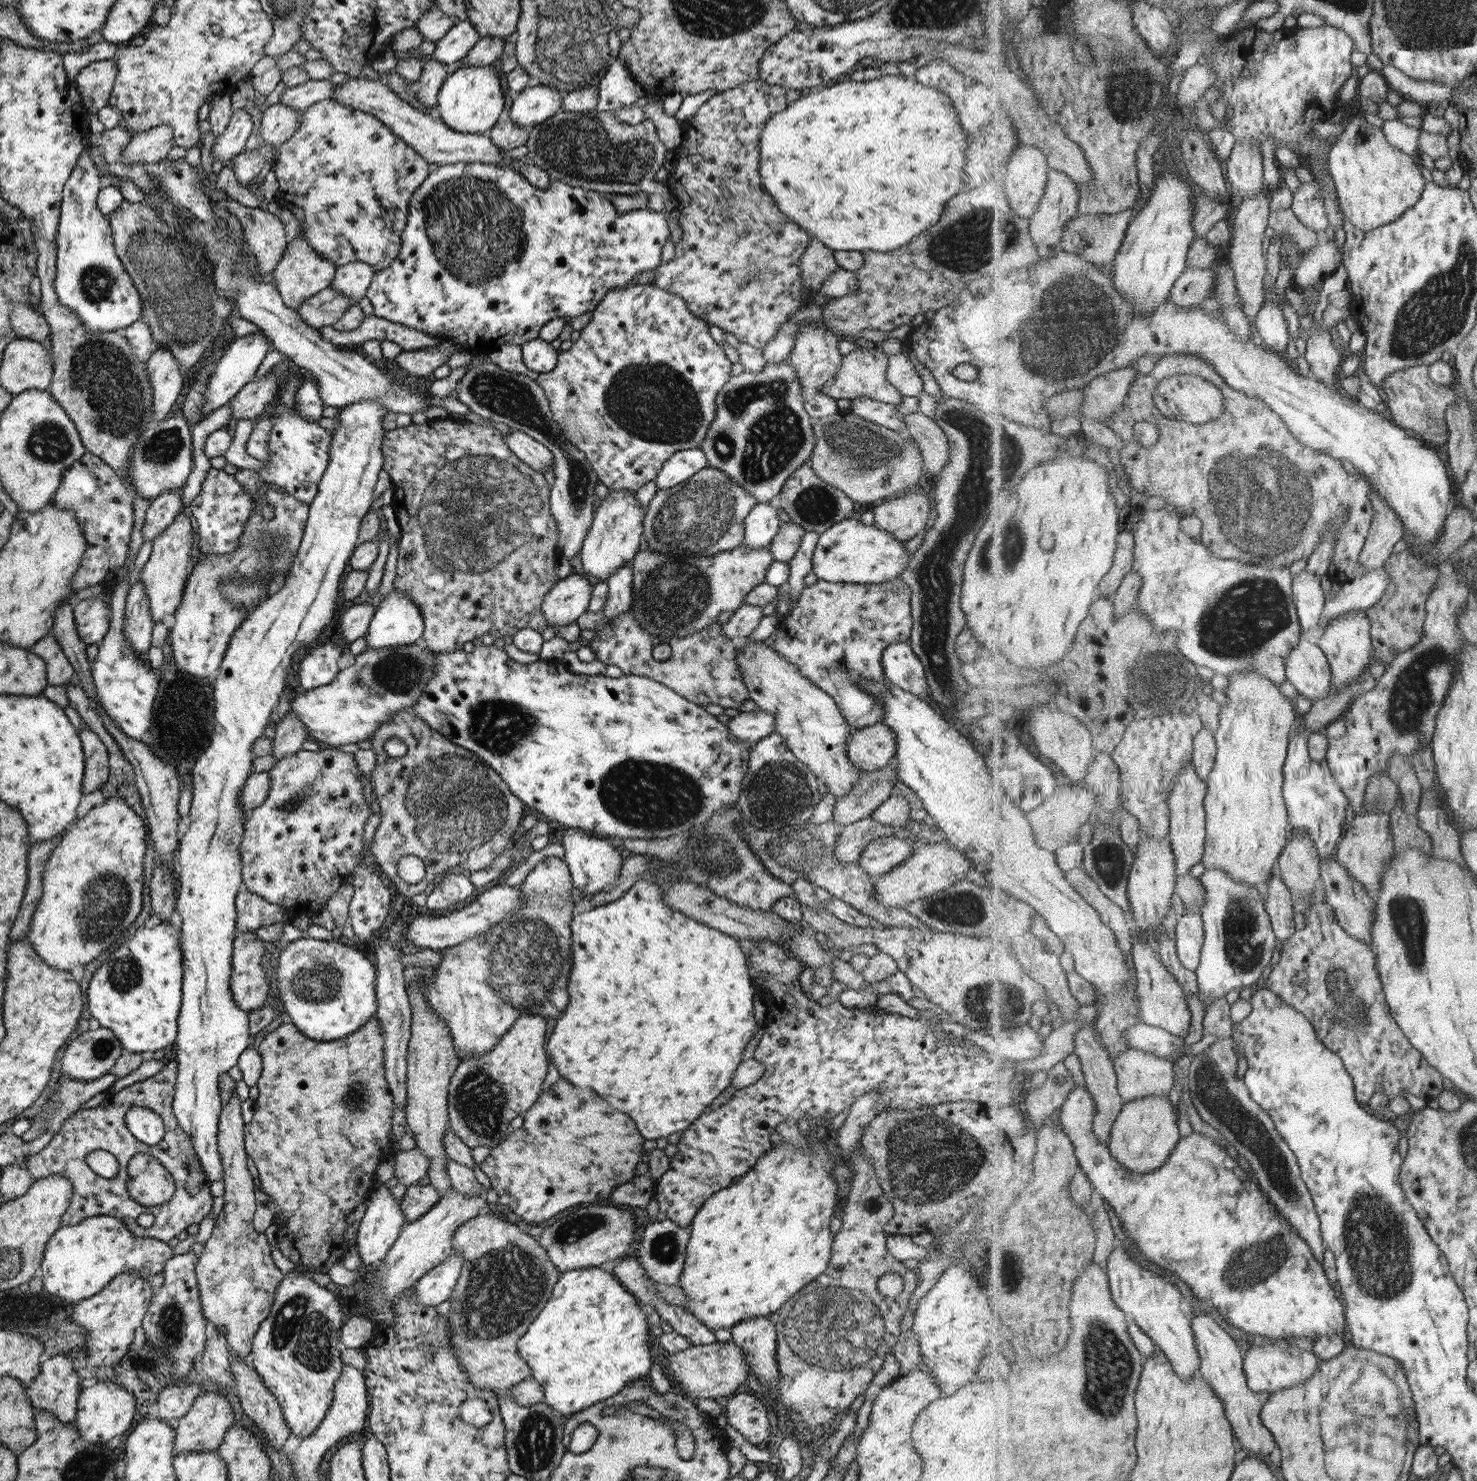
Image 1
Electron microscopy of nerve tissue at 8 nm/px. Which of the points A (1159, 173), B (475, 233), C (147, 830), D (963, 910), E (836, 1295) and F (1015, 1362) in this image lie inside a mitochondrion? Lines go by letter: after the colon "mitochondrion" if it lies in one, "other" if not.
A: other
B: mitochondrion
C: other
D: mitochondrion
E: mitochondrion
F: other

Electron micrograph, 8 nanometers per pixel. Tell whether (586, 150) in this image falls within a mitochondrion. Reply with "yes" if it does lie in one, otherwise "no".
yes

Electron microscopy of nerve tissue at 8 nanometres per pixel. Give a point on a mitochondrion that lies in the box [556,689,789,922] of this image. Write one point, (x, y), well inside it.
(655, 796)

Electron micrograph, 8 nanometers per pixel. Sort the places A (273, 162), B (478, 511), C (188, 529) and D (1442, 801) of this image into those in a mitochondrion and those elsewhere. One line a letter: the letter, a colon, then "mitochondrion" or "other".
A: other
B: mitochondrion
C: other
D: other

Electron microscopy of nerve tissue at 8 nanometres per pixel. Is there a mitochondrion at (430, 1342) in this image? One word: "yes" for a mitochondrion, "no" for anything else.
yes

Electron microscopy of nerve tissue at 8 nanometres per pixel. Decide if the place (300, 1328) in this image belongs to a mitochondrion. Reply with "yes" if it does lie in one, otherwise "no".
yes

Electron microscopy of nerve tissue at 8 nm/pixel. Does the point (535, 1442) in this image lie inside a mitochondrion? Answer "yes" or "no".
yes

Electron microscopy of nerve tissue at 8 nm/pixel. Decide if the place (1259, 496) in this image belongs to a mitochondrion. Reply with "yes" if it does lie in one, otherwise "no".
yes

